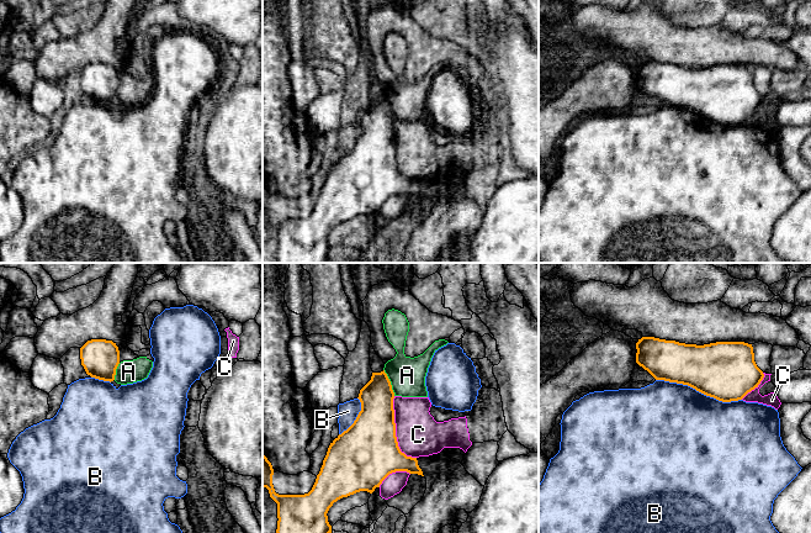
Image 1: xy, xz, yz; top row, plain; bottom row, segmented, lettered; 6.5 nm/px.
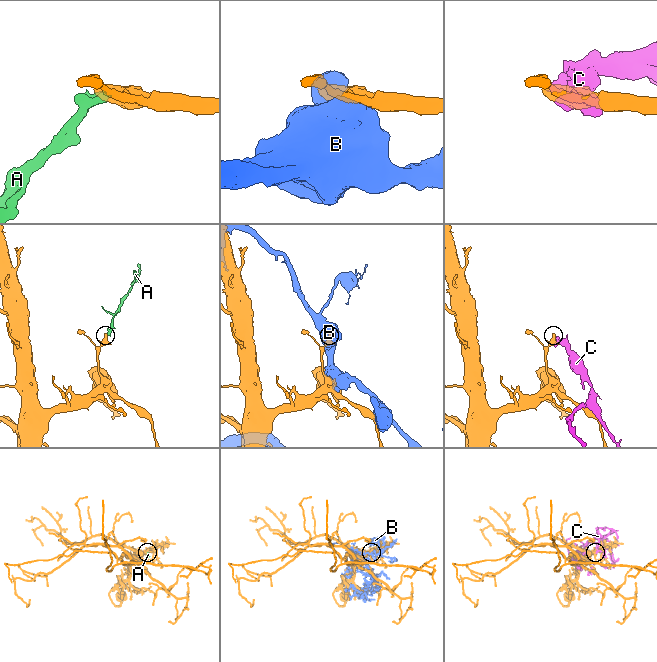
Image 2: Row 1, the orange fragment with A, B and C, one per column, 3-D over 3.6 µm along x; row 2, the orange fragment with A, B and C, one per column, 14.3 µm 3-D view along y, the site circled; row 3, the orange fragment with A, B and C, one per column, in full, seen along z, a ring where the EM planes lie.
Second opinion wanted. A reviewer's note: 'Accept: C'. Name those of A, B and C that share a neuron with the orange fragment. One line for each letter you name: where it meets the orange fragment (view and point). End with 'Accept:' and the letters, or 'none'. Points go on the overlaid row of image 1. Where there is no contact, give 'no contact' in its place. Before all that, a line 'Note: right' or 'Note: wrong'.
Note: wrong
Accept: none

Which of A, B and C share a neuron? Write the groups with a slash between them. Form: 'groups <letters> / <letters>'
groups A / B / C

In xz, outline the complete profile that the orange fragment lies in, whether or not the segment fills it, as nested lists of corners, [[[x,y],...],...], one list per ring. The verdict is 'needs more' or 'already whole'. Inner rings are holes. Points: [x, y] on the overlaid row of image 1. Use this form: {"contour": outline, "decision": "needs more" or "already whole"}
{"contour": [[[385,370],[372,373],[371,380],[360,390],[357,399],[361,402],[361,411],[354,423],[330,443],[308,494],[276,494],[272,485],[272,465],[263,455],[263,487],[269,490],[270,497],[277,503],[276,533],[332,533],[327,513],[338,500],[360,491],[372,494],[389,474],[396,471],[424,476],[417,458],[407,457],[398,447],[393,410],[394,392]]], "decision": "already whole"}

